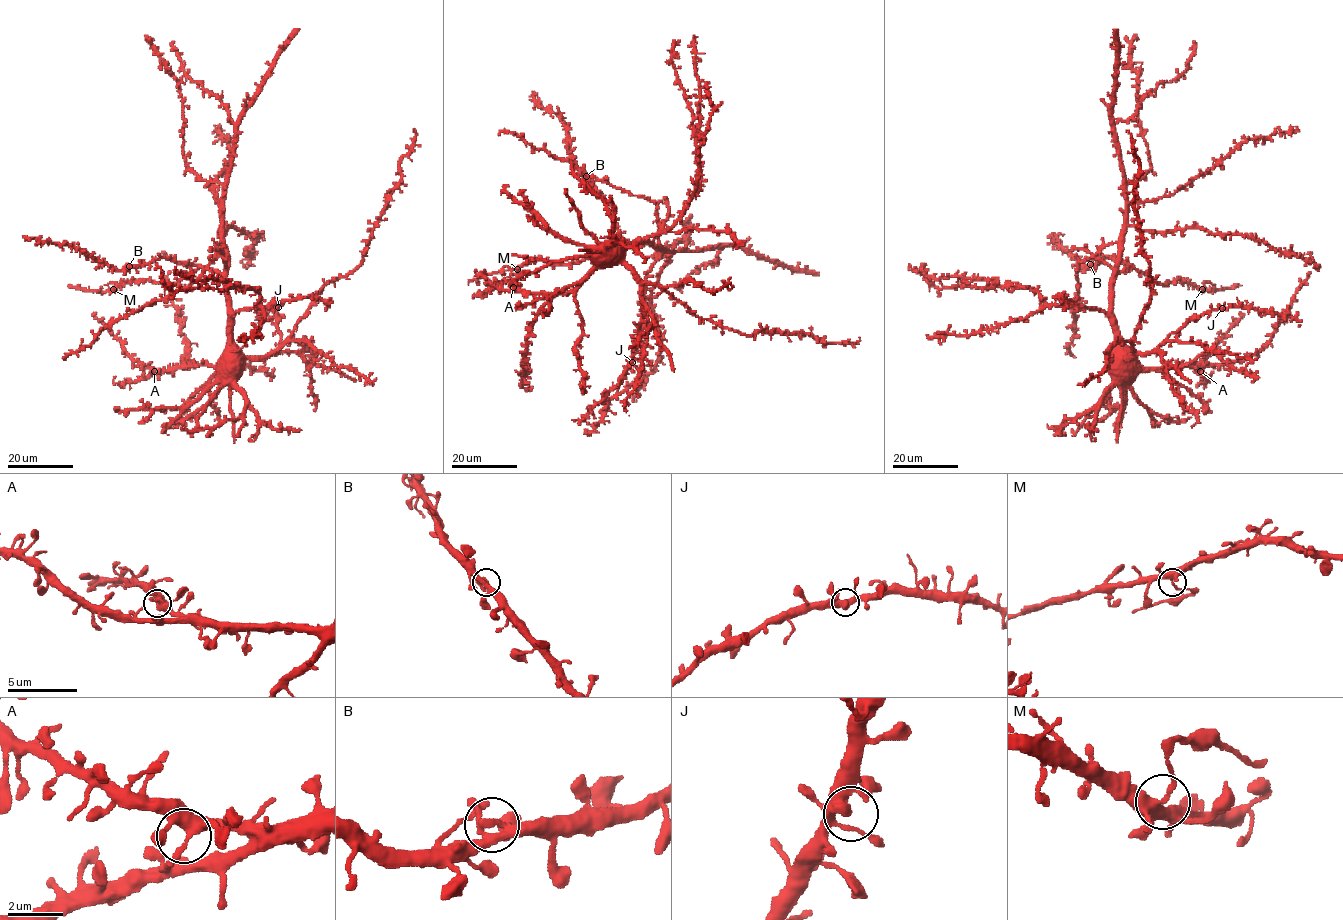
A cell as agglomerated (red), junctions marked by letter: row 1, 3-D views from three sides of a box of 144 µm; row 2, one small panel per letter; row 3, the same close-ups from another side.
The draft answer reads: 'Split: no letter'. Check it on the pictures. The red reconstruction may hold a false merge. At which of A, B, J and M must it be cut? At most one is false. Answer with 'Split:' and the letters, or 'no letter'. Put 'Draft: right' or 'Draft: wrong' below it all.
Split: M
Draft: wrong

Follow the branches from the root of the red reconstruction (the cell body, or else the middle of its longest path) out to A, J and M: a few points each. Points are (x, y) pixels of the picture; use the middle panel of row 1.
A: (603, 254), (567, 292), (528, 293), (513, 287)
J: (603, 254), (622, 263), (640, 286), (644, 314), (632, 362)
M: (603, 254), (611, 241), (619, 245), (647, 242), (569, 263), (533, 261), (517, 270)

